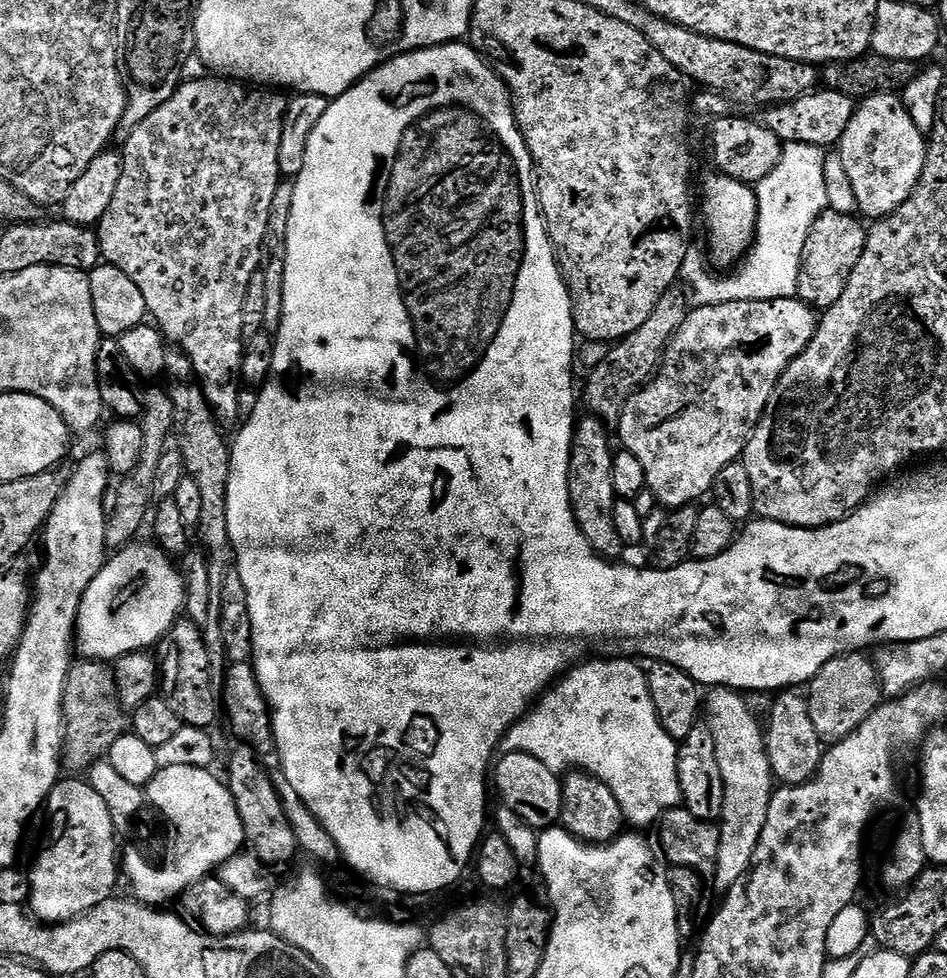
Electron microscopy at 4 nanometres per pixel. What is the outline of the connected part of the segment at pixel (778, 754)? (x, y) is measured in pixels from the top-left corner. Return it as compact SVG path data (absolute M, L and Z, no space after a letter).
M784 690L775 697L772 709L768 712L768 724L764 728L764 745L770 762L773 777L781 785L805 784L820 769L826 746L818 738L818 730L814 730L814 722L810 722L808 701L799 691Z

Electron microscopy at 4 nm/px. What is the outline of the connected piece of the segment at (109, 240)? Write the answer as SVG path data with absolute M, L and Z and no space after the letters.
M208 78L212 80L185 79L176 92L150 118L129 132L128 139L122 144L122 178L118 178L118 190L110 202L106 214L102 214L98 225L100 238L100 254L103 263L112 264L122 274L127 274L138 286L142 298L146 298L148 316L165 337L171 338L190 358L192 375L195 383L206 394L206 402L210 402L210 410L215 414L221 425L236 424L238 416L238 396L242 389L241 370L245 337L243 334L243 303L246 301L246 290L250 286L250 278L261 271L264 239L268 233L270 222L270 206L274 206L274 190L278 190L281 182L278 166L278 146L282 143L282 126L286 118L288 100L279 91L265 90L260 86L249 86L227 78Z

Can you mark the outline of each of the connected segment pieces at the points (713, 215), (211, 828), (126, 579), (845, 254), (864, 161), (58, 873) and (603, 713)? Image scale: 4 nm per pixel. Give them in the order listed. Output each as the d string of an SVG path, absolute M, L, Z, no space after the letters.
M723 174L715 175L704 184L704 224L708 227L706 248L710 253L711 263L717 269L728 270L731 269L728 267L732 263L735 265L743 261L752 246L752 241L756 238L758 202L755 191L749 185Z
M166 766L157 771L156 777L146 786L146 795L158 803L168 816L173 818L173 830L176 833L177 845L167 857L168 868L172 872L152 872L148 864L132 864L128 868L128 880L132 883L135 899L149 906L164 906L167 900L183 897L189 884L211 877L221 864L242 852L246 844L243 820L239 817L238 806L231 796L227 783L220 780L214 771L198 766Z
M133 542L125 544L123 548L113 551L111 555L105 559L102 570L94 578L94 582L90 582L90 586L86 590L86 594L82 598L82 606L78 610L78 618L76 619L76 633L74 635L74 648L81 657L89 660L99 660L101 662L115 662L120 657L130 654L131 652L143 652L159 645L160 639L174 627L177 620L182 616L182 600L178 595L178 588L176 592L176 568L173 561L170 559L167 552L164 552L155 543L140 544L141 542Z
M826 210L816 219L814 226L810 226L806 250L802 250L795 299L813 310L826 310L842 298L842 290L846 290L850 274L854 274L854 266L858 266L858 258L862 258L862 250L868 241L865 225L859 222L855 215Z
M897 93L863 97L838 145L838 153L854 188L859 215L883 218L898 210L898 206L910 198L914 186L918 186L918 178L922 178L927 149L925 133L914 126Z
M68 778L57 781L51 794L45 800L42 809L43 820L39 822L39 830L46 834L46 842L37 854L30 876L28 872L28 896L30 892L29 911L37 917L50 914L49 923L58 925L84 915L102 901L113 897L116 884L116 825L109 814L106 802L92 789L87 781L80 778Z
M628 658L608 659L612 660L589 659L573 667L555 686L549 687L535 701L534 707L512 725L500 741L499 751L530 754L530 758L538 758L546 770L557 774L567 774L573 770L590 773L610 786L614 798L618 798L618 806L622 806L625 821L644 828L654 823L660 815L661 819L672 809L681 807L678 744L670 738L670 734L666 734L654 710L645 669L640 669L636 662Z

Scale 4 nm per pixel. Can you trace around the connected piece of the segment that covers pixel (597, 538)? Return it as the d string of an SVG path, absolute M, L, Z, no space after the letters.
M585 415L585 420L575 425L572 433L572 457L568 467L568 489L570 490L570 506L586 542L597 556L620 558L626 545L618 536L614 526L614 508L618 501L612 477L612 458L614 447L608 437L609 425L599 416Z

